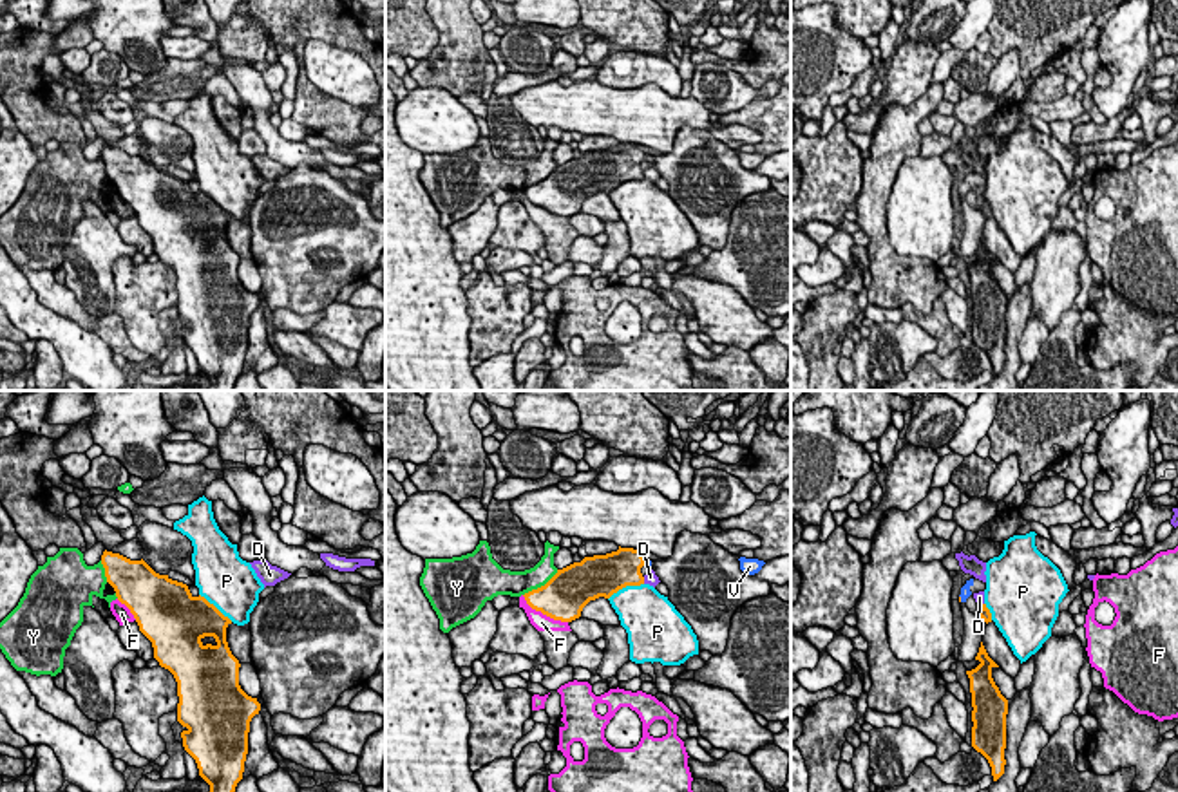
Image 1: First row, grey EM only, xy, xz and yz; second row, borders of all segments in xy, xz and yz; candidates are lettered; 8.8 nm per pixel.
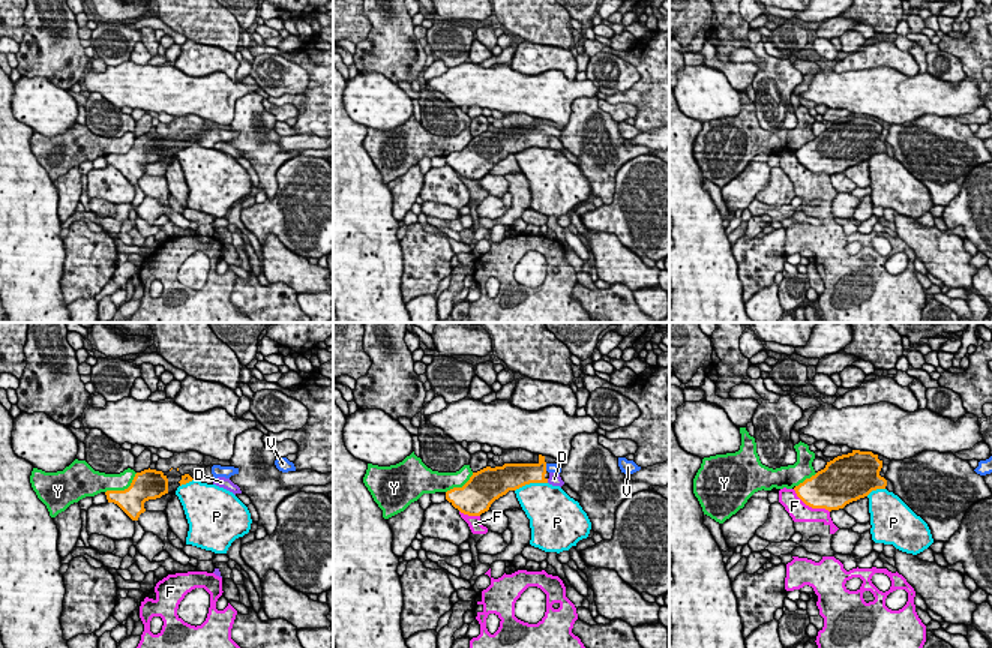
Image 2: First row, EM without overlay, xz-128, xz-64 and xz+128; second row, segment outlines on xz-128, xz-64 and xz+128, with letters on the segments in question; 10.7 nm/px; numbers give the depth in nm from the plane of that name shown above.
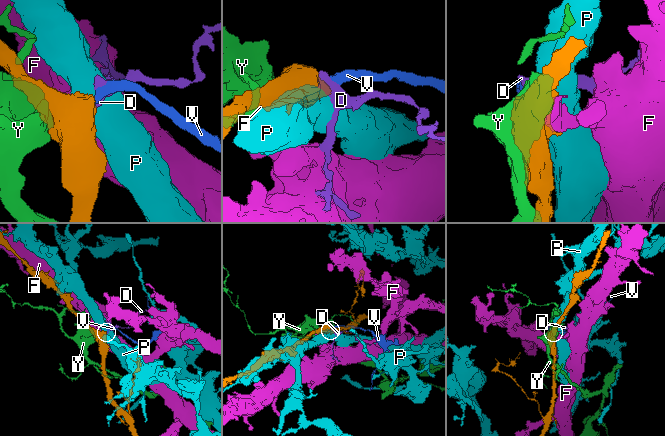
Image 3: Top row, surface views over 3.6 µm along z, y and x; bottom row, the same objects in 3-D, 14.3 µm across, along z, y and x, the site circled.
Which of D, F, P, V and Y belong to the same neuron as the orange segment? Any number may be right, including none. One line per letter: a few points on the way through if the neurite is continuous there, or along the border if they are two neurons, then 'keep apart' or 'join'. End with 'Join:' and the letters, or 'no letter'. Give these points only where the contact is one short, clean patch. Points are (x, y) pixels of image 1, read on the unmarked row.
D: border xz (643, 172), (645, 178); keep apart
F: keep apart
P: keep apart
V: join
Y: keep apart
Join: V

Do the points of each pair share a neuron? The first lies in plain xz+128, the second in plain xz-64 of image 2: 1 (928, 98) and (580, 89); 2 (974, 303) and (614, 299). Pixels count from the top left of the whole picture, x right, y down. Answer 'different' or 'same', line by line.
1: same
2: same

